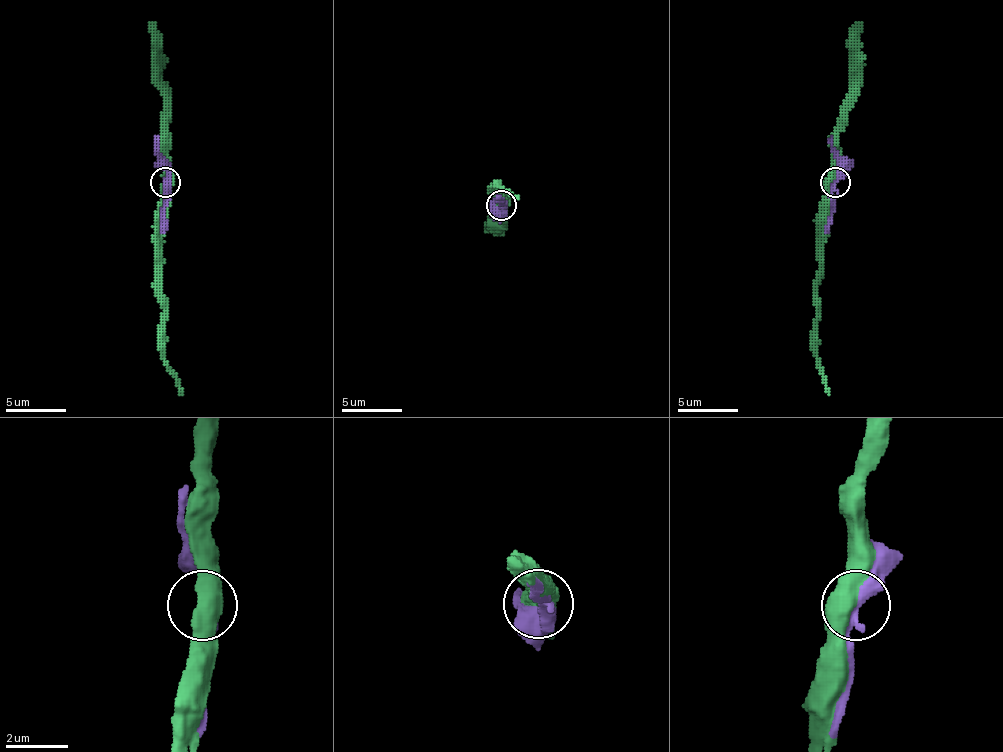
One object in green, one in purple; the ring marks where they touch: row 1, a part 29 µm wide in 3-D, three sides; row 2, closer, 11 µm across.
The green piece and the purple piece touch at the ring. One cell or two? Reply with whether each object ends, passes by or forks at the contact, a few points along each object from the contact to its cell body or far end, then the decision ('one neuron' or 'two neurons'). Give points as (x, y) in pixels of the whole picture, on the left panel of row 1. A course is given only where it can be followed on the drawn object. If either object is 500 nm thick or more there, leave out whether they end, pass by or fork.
course green (164, 181), (161, 283), (164, 364), (182, 394); course purple (164, 181), (167, 163), (155, 136); one neuron

